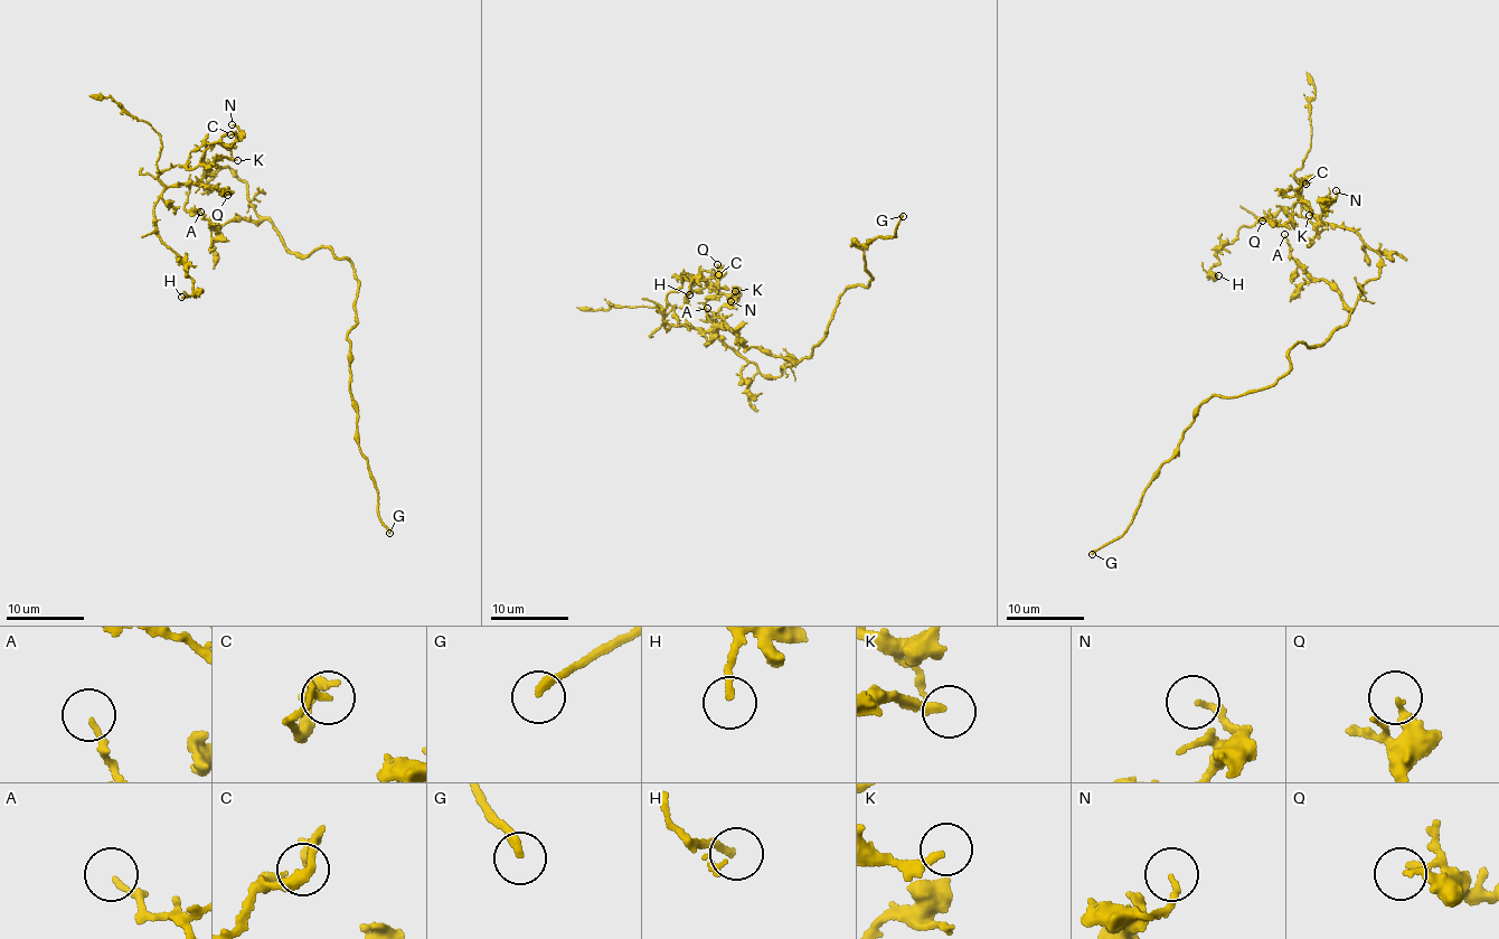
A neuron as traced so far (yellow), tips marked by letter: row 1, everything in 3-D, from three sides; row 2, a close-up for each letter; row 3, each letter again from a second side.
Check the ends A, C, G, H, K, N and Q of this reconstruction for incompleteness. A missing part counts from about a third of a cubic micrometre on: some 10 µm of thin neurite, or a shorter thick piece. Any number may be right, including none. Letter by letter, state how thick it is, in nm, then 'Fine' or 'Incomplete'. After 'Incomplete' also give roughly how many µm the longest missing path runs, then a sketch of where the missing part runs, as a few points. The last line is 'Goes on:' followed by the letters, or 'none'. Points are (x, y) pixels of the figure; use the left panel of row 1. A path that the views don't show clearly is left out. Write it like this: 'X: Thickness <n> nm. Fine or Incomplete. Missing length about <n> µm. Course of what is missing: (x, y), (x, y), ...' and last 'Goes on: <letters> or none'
A: Thickness 160 nm. Fine
C: Thickness 170 nm. Fine
G: Thickness 240 nm. Incomplete. Missing length about 190 µm
H: Thickness 180 nm. Fine
K: Thickness 200 nm. Fine
N: Thickness 150 nm. Fine
Q: Thickness 220 nm. Fine
Goes on: G

